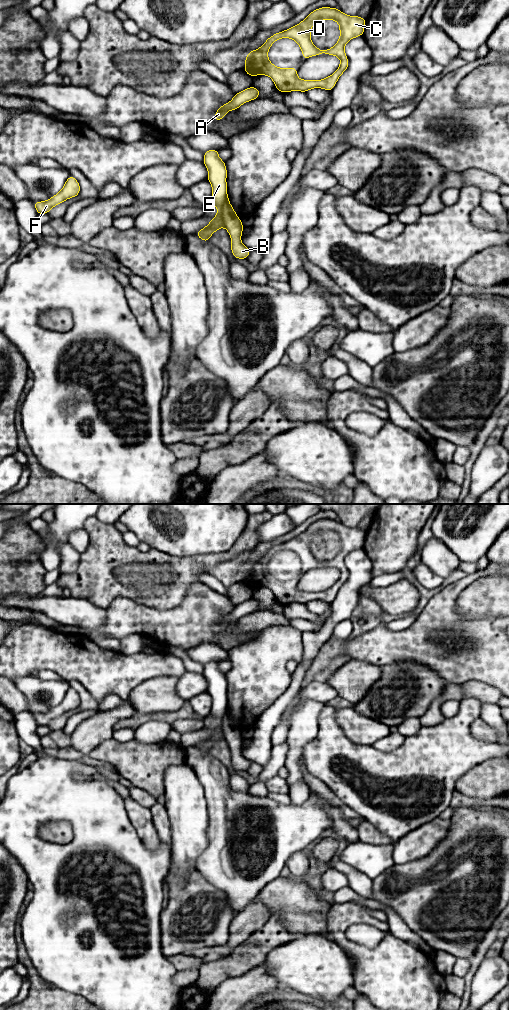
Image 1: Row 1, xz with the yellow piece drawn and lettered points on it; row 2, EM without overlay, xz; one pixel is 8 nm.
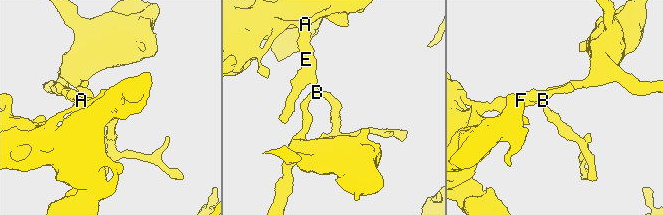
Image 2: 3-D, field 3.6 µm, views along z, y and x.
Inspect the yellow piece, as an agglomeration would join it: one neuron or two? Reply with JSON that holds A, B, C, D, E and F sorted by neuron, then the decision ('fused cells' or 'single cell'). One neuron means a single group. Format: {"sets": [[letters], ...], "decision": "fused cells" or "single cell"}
{"sets": [["A", "C", "D", "E", "F"], ["B"]], "decision": "fused cells"}

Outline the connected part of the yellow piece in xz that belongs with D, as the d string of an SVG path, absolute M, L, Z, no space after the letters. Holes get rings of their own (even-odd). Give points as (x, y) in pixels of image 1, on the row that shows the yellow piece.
M318 8L312 11L299 24L282 32L275 33L260 48L250 51L244 61L245 73L251 77L257 75L269 76L273 80L275 88L282 93L291 91L307 92L313 88L331 91L339 77L349 66L349 60L344 50L346 43L355 37L363 36L365 24L365 18L357 15L349 16L338 8ZM328 19L334 20L339 24L340 37L332 48L320 50L311 41L311 28L317 22ZM281 38L295 40L302 50L304 60L312 56L327 54L337 56L341 63L332 75L322 80L300 79L297 77L298 70L296 68L279 68L273 65L268 58L268 50L275 41Z

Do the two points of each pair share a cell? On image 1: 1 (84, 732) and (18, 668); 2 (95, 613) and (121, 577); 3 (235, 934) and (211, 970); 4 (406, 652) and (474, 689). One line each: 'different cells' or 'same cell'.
1: different cells
2: different cells
3: different cells
4: different cells

